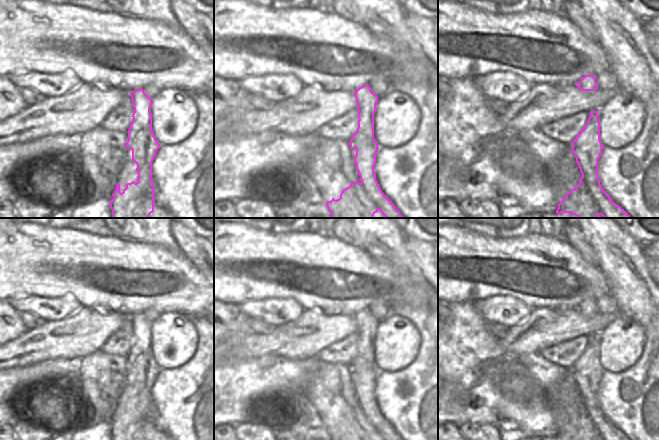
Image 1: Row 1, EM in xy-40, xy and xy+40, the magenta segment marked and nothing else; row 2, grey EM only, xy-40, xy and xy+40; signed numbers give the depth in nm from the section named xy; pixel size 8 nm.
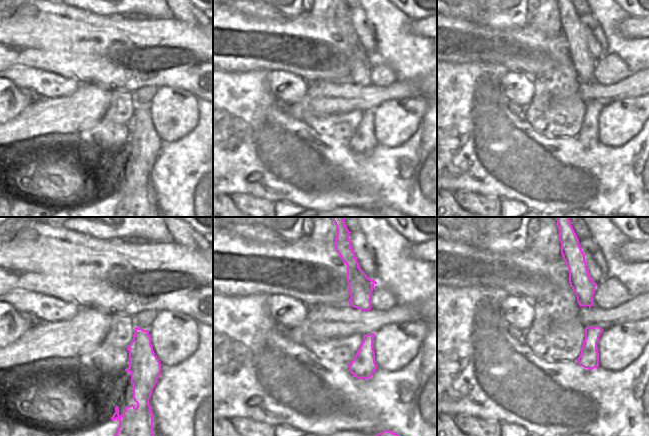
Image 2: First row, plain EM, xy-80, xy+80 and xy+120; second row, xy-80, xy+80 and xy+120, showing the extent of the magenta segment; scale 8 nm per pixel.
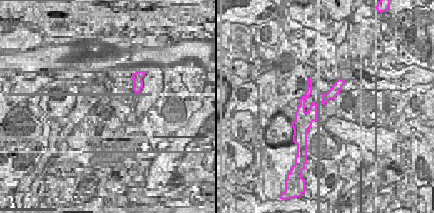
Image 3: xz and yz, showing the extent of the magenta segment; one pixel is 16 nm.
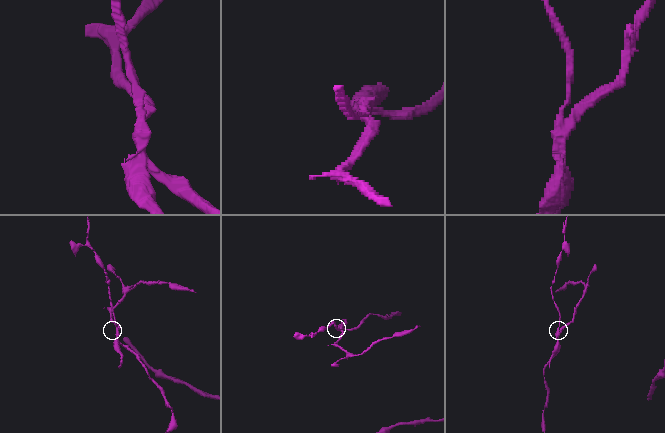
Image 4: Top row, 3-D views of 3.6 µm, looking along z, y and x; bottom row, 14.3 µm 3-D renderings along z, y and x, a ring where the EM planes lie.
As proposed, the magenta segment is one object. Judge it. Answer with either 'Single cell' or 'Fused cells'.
Fused cells.

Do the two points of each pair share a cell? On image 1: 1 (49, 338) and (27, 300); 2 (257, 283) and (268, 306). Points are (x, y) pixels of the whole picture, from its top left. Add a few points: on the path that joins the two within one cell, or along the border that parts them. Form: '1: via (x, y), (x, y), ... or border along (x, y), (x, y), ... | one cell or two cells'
1: border along (68, 315), (58, 320), (46, 322) | two cells
2: border along (288, 298), (261, 298), (241, 303) | two cells

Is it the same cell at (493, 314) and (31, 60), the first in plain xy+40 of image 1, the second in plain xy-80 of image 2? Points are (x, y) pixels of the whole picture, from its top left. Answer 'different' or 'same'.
different

